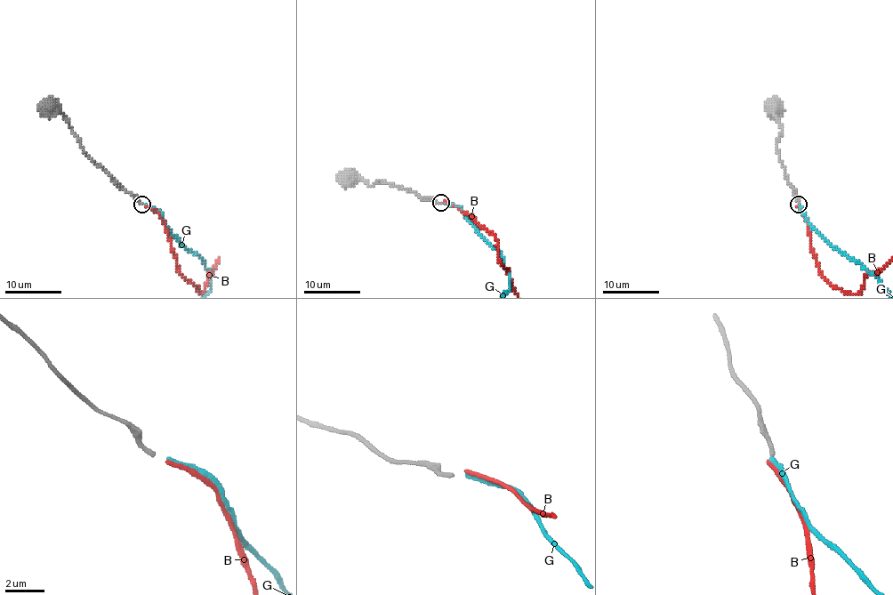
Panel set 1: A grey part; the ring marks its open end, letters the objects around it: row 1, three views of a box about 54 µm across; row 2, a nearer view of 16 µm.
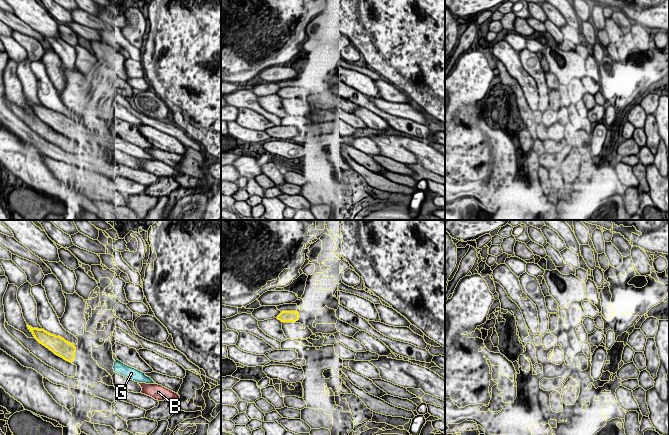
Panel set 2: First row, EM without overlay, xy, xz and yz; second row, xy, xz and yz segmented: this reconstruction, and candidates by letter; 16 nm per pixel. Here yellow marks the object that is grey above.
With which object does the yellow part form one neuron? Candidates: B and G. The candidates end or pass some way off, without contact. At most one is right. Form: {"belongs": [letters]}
{"belongs": ["B"]}

